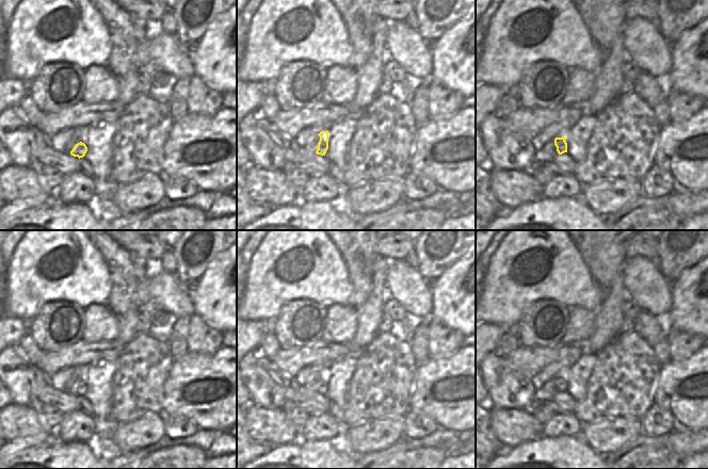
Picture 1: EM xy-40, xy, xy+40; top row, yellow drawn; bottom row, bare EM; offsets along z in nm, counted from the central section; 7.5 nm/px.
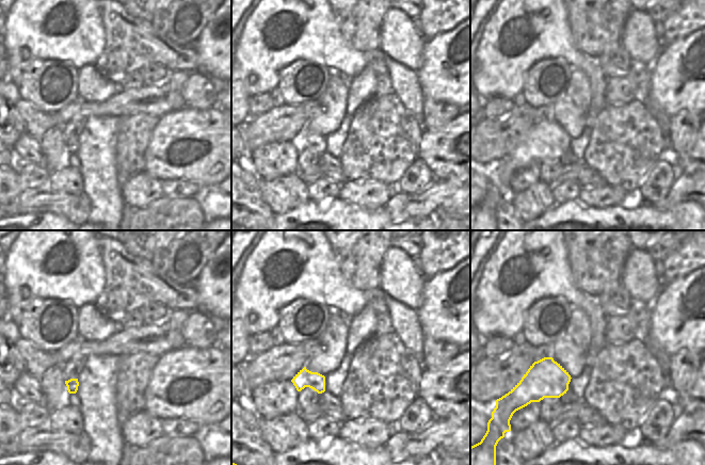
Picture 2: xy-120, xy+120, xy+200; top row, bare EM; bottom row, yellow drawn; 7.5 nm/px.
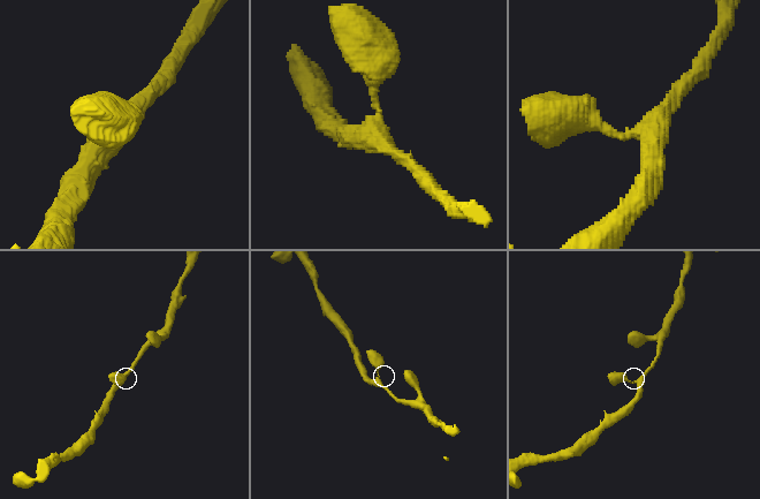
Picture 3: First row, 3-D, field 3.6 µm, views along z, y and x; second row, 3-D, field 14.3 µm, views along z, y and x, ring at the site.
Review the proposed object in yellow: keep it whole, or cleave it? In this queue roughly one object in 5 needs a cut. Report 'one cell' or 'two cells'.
one cell

